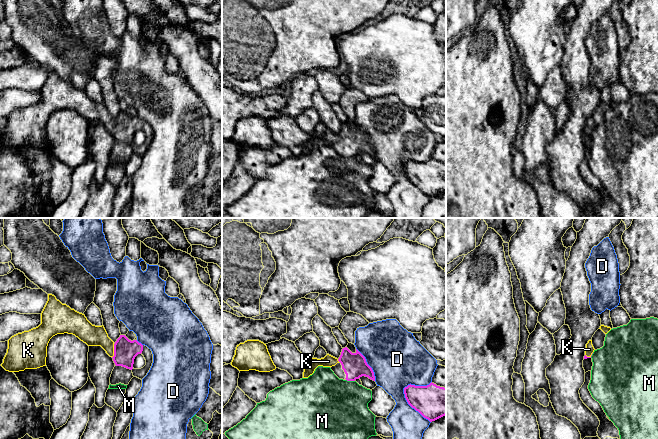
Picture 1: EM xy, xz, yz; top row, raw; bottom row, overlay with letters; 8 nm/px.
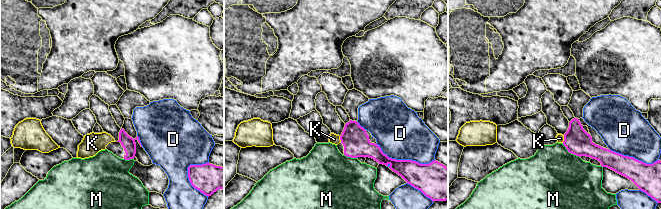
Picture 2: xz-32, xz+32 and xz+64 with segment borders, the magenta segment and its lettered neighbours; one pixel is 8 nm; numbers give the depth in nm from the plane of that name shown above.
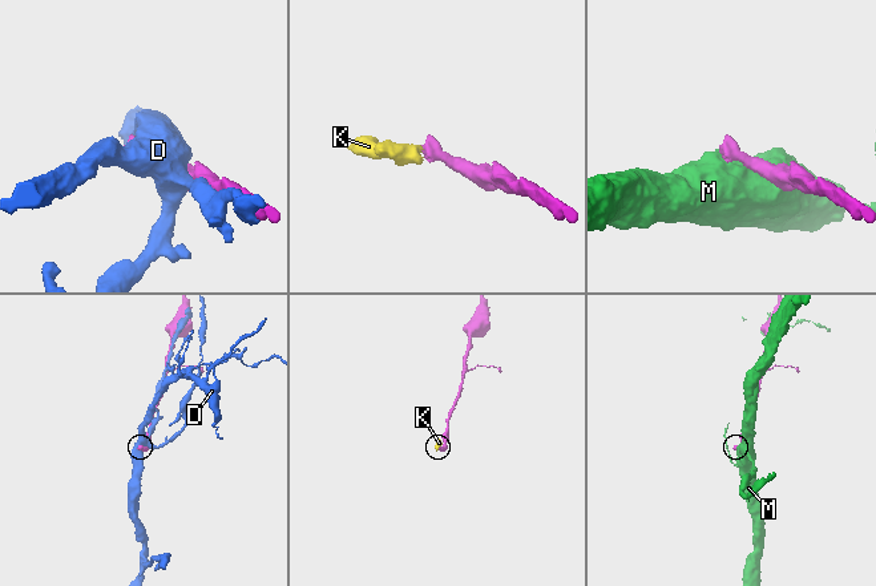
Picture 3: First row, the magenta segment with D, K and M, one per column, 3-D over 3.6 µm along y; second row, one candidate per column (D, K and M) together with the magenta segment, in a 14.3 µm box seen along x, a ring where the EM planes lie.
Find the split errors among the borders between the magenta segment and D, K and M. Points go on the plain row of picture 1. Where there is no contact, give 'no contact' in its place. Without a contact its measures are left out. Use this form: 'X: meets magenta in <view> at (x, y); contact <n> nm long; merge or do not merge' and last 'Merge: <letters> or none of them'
D: meets magenta in xz at (410, 181); contact 360 nm long; do not merge
K: meets magenta in xy at (114, 127); contact 110 nm long; merge
M: meets magenta in xz at (350, 156); contact 70 nm long; do not merge
Merge: K

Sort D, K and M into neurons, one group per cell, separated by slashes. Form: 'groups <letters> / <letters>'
groups D / K / M

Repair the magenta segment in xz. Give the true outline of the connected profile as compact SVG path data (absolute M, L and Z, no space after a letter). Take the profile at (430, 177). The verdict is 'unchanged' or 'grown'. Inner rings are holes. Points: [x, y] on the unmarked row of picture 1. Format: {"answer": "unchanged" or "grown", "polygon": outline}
{"answer": "unchanged", "polygon": "M432 158L427 162L410 160L404 170L408 180L430 198L446 191L446 164Z"}

